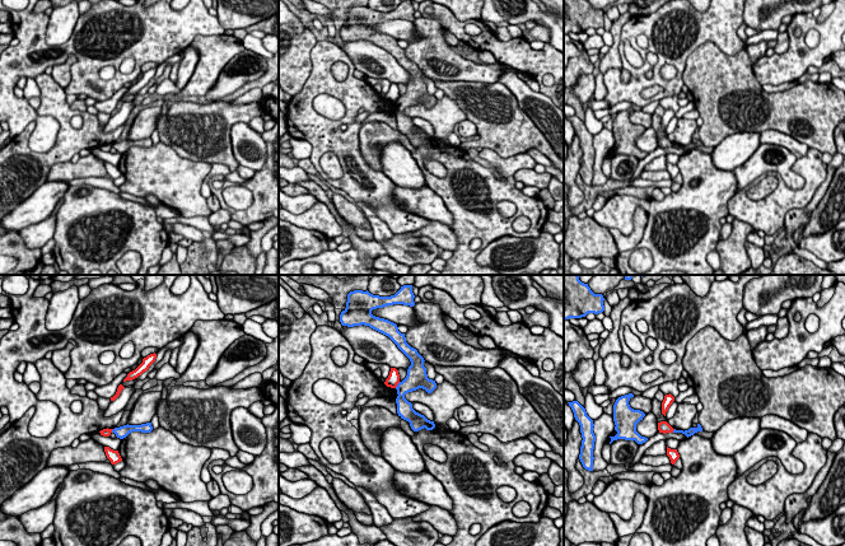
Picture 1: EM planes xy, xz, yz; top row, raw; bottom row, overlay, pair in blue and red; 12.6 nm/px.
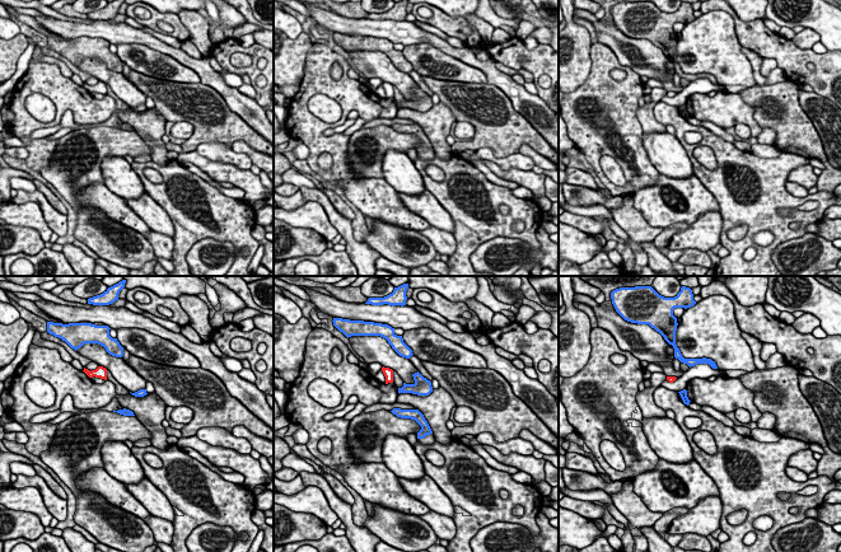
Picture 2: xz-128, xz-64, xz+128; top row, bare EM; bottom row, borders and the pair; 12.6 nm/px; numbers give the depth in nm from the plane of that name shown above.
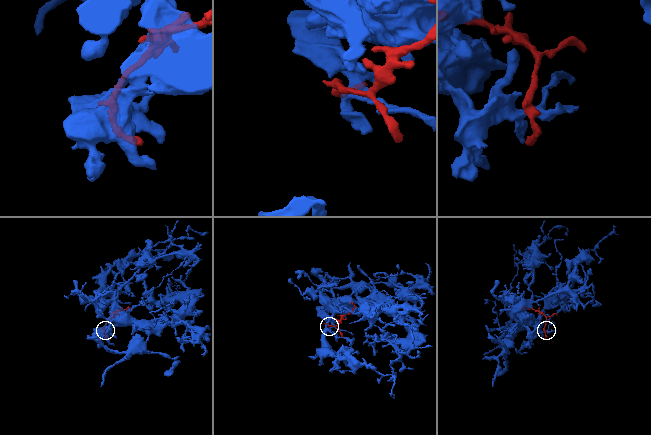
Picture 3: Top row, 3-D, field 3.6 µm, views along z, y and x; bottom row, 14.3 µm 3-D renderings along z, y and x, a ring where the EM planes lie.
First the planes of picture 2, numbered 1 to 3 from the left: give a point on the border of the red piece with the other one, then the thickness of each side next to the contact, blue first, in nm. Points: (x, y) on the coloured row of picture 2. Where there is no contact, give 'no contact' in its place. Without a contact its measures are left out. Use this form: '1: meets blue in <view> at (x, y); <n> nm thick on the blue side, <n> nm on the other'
1: no contact
2: no contact
3: no contact

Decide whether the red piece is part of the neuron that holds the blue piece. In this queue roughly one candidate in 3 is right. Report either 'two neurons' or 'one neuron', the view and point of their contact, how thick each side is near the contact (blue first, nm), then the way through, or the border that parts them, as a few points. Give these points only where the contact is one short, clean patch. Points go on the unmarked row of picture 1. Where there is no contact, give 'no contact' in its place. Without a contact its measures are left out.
two neurons; contact xz (397, 99); calibres 240 and 160 nm; border xz (400, 97), (395, 102)

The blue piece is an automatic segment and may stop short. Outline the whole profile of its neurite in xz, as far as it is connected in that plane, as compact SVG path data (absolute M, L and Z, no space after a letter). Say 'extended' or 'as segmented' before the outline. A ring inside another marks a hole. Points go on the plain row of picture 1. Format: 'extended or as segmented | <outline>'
as segmented | M403 0L401 4L391 11L373 10L368 5L354 5L347 9L346 23L340 29L340 37L342 41L369 41L370 43L388 51L397 62L410 74L411 80L407 84L406 93L400 97L397 104L397 129L401 134L410 137L414 146L421 144L433 145L435 143L434 136L428 135L424 130L416 127L412 123L412 118L405 113L405 109L419 103L431 108L436 103L436 98L428 93L426 83L424 81L424 73L416 64L411 62L406 57L405 48L398 46L396 38L379 33L372 29L373 24L383 23L393 19L403 19L414 22L412 0Z

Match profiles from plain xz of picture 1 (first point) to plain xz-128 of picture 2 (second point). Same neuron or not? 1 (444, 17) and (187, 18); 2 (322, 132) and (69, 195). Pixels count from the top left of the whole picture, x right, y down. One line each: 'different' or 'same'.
1: different
2: different

